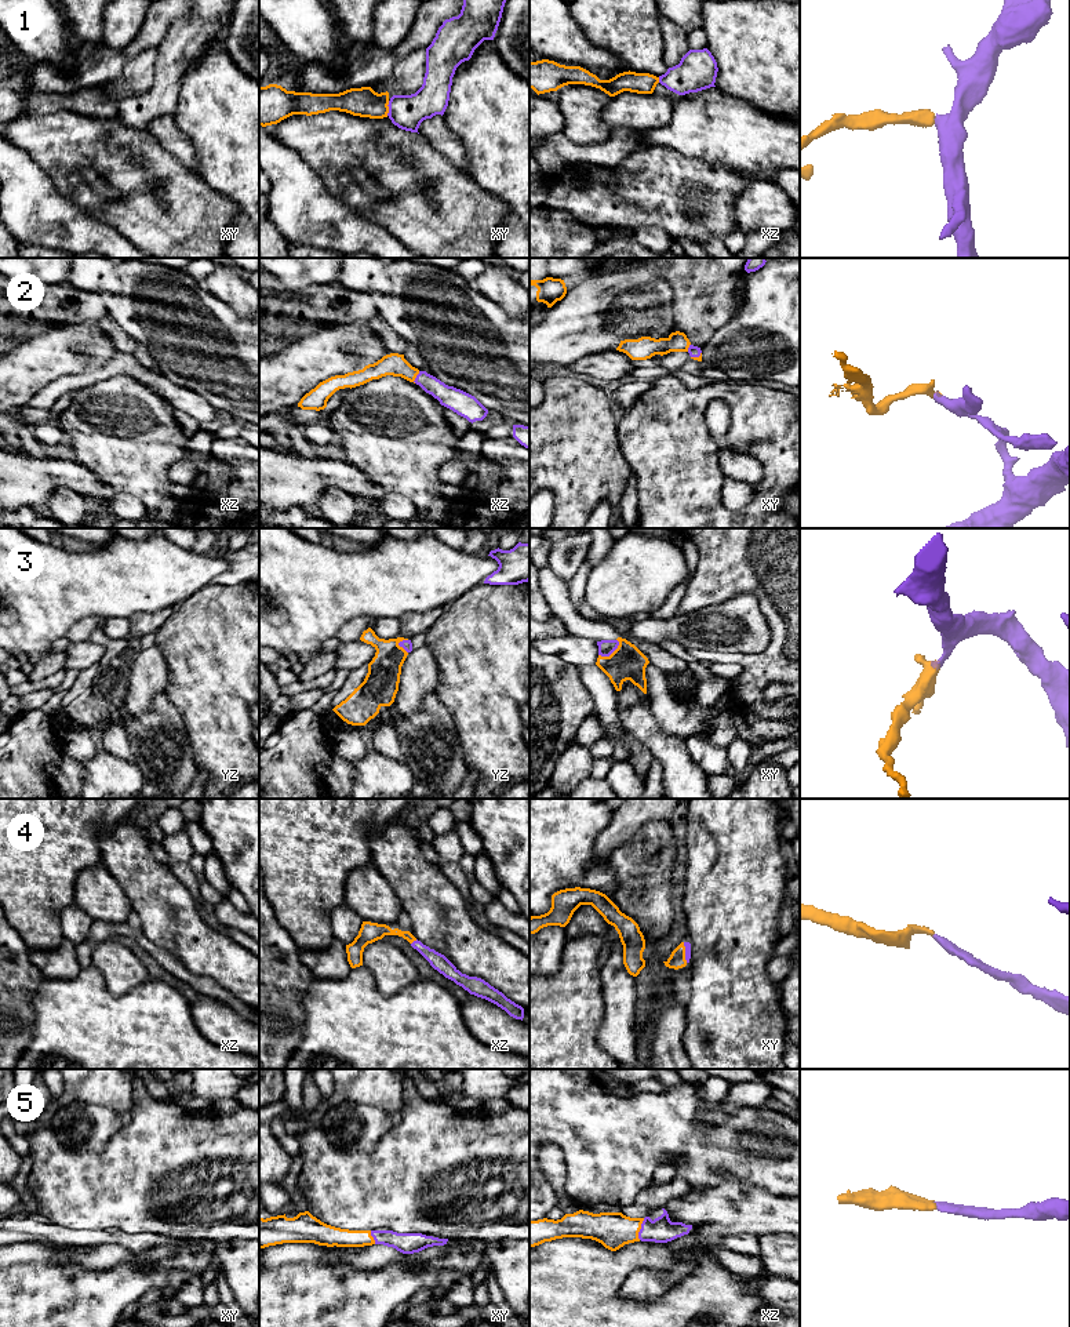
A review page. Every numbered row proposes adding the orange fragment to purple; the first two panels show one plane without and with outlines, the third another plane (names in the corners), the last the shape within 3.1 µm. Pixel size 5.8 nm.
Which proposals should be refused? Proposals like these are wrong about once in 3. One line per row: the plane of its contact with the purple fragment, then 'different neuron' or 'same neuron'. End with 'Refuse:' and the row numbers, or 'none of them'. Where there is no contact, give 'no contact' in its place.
1: xy | different neuron
2: xz | same neuron
3: xy | same neuron
4: xz | same neuron
5: xz | same neuron
Refuse: 1

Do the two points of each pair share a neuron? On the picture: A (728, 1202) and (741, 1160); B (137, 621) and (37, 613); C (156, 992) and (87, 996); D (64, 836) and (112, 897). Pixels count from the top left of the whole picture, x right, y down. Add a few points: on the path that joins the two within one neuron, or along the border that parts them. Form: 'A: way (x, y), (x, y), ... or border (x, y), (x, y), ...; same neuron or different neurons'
A: border (725, 1174), (735, 1177); different neurons
B: border (160, 610), (134, 613), (128, 618); different neurons
C: way (139, 1004), (104, 1004); same neuron
D: border (99, 862), (79, 873), (73, 897); different neurons

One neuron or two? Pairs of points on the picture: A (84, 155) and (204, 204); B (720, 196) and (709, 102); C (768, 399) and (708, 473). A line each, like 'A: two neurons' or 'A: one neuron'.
A: one neuron
B: two neurons
C: one neuron

